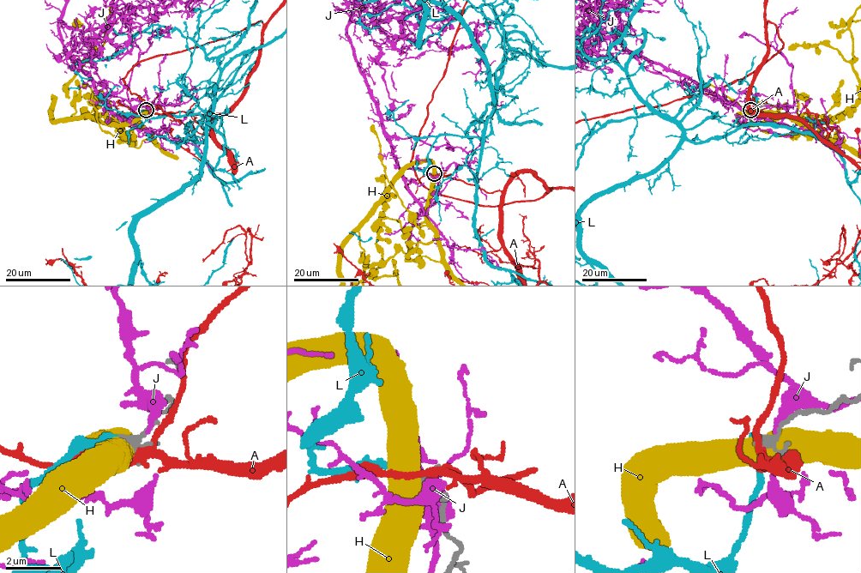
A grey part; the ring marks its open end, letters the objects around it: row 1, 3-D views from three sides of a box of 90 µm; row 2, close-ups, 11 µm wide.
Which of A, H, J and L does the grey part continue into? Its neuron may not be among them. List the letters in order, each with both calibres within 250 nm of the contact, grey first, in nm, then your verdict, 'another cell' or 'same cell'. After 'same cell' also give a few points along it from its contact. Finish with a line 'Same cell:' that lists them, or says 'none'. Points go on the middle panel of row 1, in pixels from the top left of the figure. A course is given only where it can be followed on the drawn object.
A: 240/240 nm | another cell
H: 260/950 nm | another cell
J: 160/480 nm | another cell
L: 240/260 nm | same cell
Same cell: L

